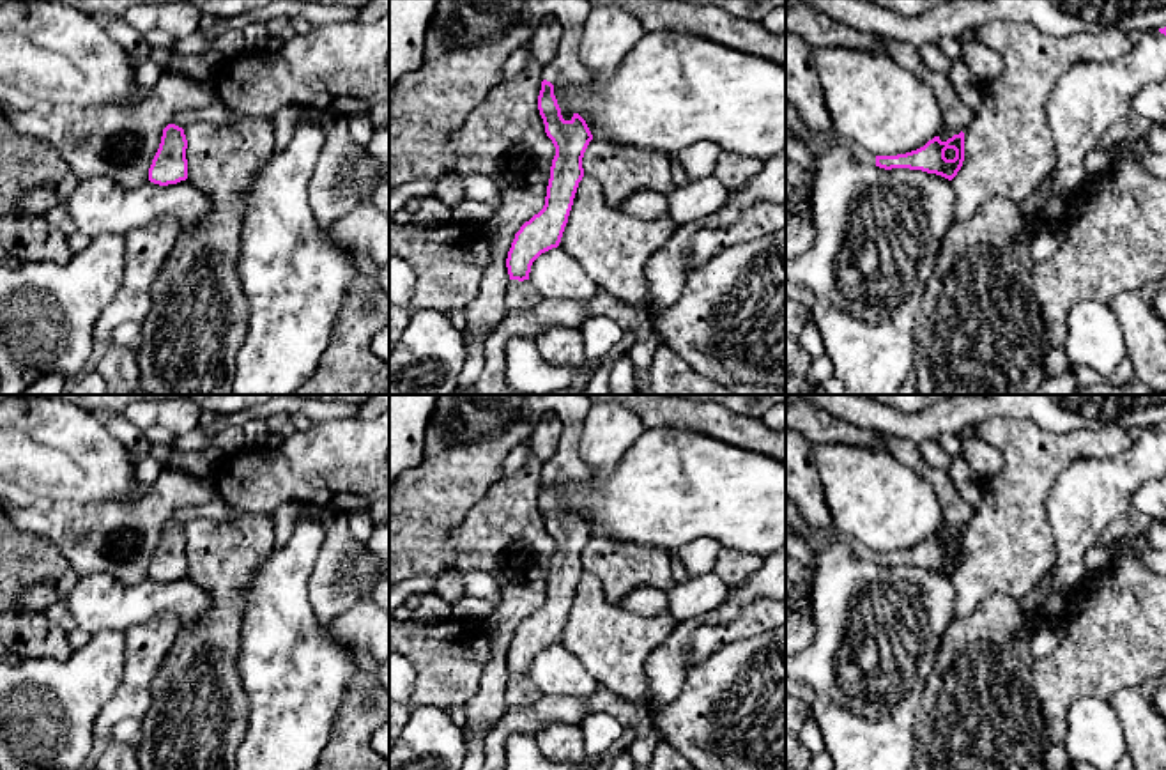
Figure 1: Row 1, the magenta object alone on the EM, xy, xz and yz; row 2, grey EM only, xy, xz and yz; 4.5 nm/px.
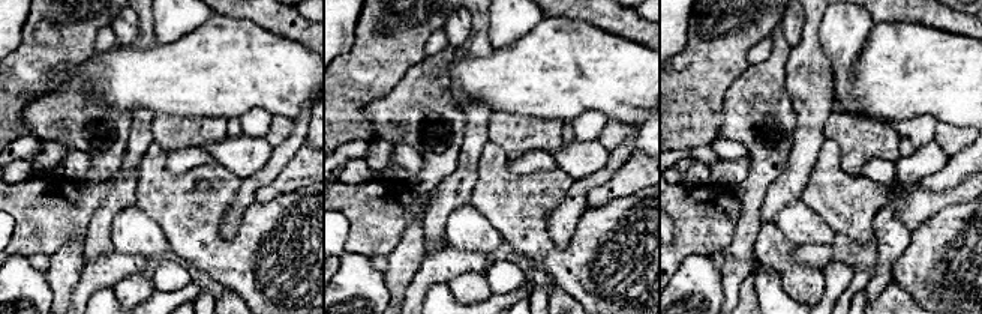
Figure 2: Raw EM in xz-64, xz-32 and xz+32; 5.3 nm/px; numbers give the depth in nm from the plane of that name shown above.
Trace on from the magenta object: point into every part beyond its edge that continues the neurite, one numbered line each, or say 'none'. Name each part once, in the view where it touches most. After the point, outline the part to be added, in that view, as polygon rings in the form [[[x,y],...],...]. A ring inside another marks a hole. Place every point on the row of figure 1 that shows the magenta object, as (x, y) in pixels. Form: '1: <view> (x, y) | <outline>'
1: xz (467, 41) | [[[437,0],[421,65],[389,87],[389,191],[456,172],[451,138],[502,81],[506,58],[529,44],[543,18],[554,16],[563,34],[556,58],[543,64],[541,81],[550,81],[554,89],[587,83],[591,73],[580,58],[580,41],[589,11],[587,0]]]

